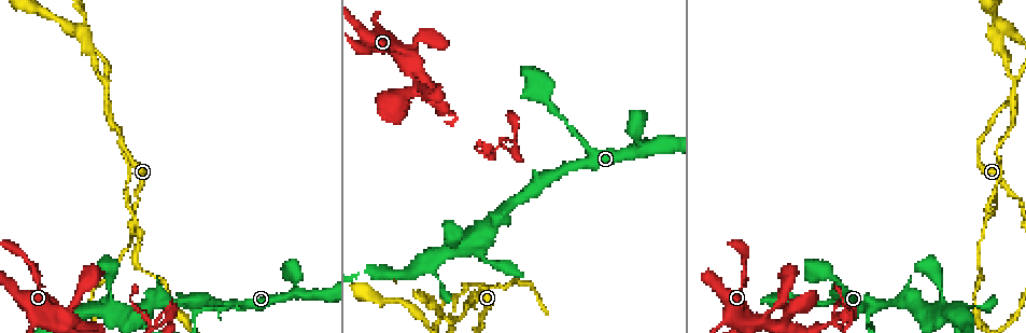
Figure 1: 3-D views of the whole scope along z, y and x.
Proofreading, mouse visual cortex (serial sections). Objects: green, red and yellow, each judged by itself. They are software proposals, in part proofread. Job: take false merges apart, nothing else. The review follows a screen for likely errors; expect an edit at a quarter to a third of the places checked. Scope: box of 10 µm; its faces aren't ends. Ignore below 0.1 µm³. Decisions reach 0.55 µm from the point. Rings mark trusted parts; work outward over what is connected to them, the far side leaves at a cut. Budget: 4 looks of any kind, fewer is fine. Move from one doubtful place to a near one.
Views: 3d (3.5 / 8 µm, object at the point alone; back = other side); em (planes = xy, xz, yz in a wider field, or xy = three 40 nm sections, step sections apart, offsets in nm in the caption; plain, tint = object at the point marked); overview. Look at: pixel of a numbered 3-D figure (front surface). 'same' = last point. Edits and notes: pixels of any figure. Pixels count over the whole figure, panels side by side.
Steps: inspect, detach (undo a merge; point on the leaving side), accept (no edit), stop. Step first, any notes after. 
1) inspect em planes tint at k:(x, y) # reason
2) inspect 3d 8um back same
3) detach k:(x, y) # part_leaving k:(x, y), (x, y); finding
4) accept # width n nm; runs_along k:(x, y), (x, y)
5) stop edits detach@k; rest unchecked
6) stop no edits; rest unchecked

inspect 3d 3.5um at 1:(110, 109) # side arm on a straight run

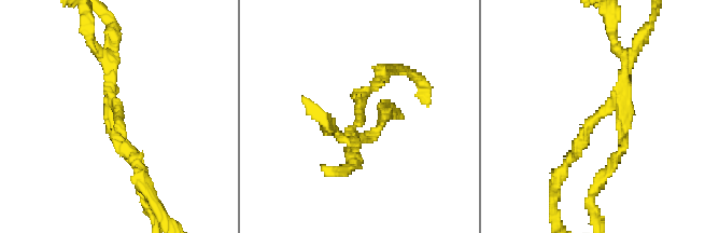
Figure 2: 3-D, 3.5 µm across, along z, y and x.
detach 2:(86, 28) # two cells meet here

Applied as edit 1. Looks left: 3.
inspect overview

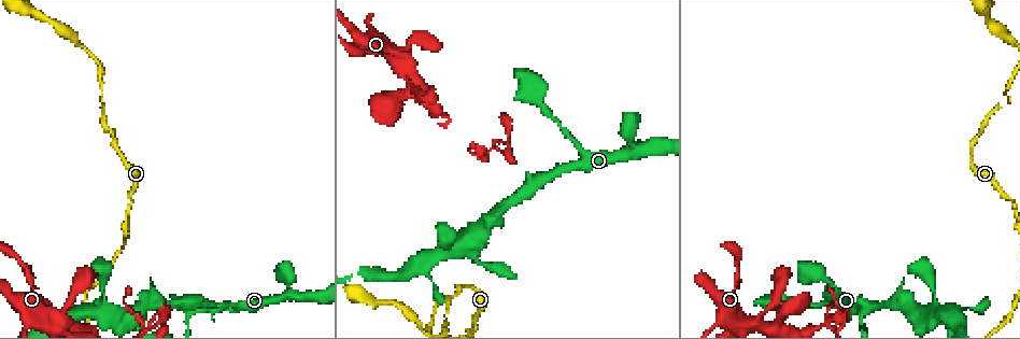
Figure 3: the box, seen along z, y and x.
inspect 3d 3.5um at 3:(869, 309)

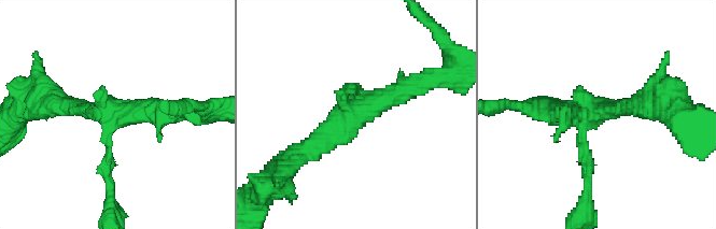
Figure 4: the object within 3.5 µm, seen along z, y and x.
inspect em xy step 5 tint at 4:(594, 110) # arms 3; arm_widths 150, 200, 300 nm; now the EM

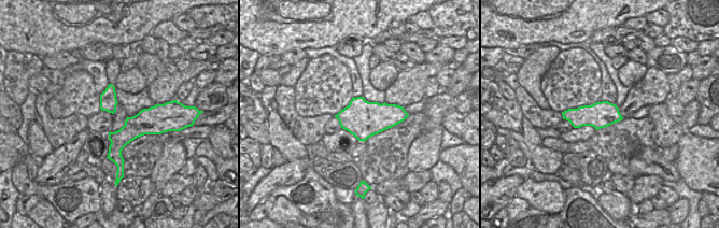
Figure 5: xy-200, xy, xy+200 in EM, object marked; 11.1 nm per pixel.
accept # width 420 nm; runs_along 4:(421, 83), (354, 111), (295, 157); one cell here

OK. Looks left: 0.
stop edits detach@2; rest unchecked

